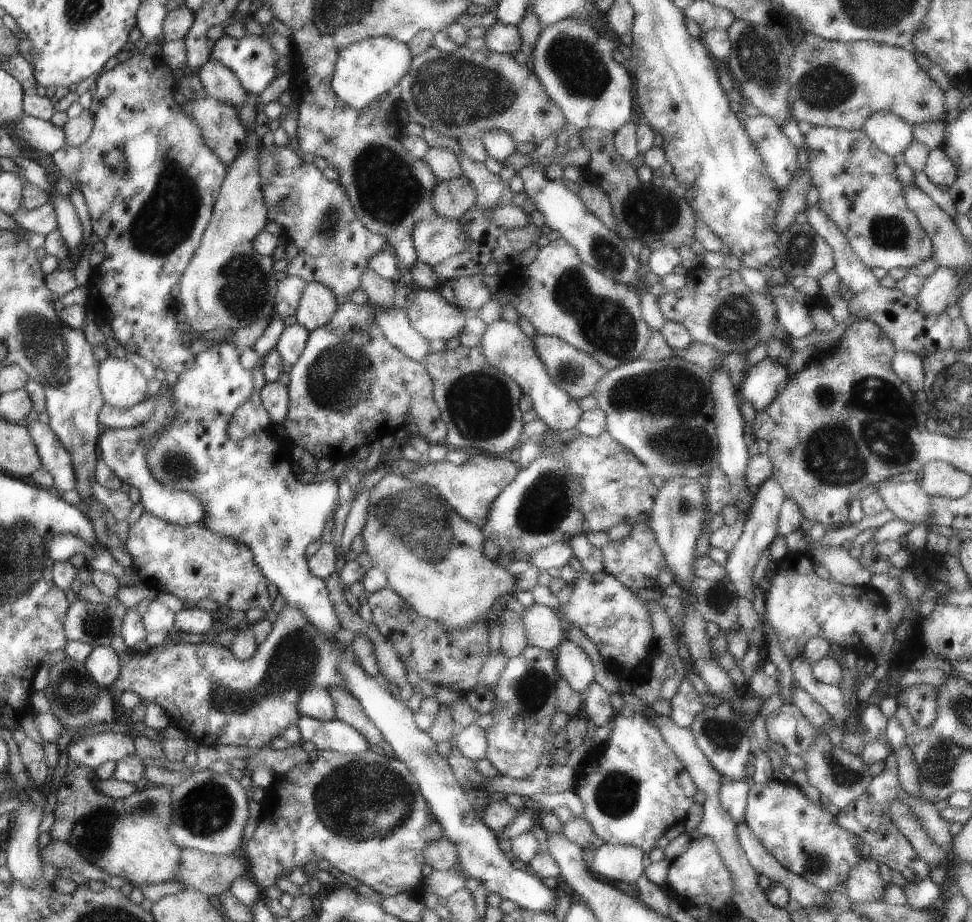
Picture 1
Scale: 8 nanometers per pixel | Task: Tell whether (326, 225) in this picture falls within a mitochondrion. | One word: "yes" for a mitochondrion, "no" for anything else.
yes

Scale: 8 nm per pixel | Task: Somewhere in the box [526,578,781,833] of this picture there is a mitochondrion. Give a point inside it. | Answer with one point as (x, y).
(617, 794)

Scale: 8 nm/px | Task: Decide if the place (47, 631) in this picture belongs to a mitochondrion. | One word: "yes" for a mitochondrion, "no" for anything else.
no

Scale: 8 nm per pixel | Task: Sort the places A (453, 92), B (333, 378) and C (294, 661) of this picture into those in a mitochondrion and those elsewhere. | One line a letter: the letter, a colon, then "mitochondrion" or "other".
A: mitochondrion
B: mitochondrion
C: mitochondrion

